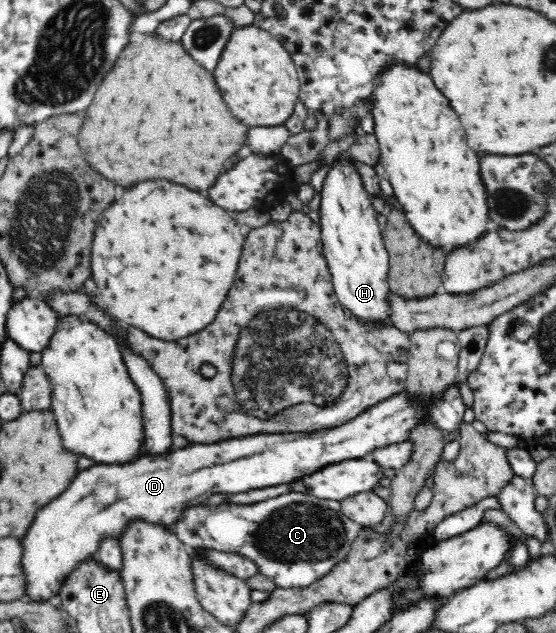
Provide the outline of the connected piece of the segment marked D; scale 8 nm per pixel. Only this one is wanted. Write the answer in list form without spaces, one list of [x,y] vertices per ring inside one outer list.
[[[459,384],[445,387],[439,397],[431,403],[420,403],[406,390],[397,393],[369,407],[357,417],[342,423],[339,427],[319,430],[313,433],[255,434],[226,439],[210,444],[190,444],[184,448],[169,451],[164,456],[140,456],[121,464],[97,464],[81,471],[69,489],[52,499],[37,513],[37,517],[23,536],[22,566],[26,575],[26,600],[43,602],[57,596],[61,583],[67,579],[69,571],[83,559],[93,557],[103,537],[119,537],[127,521],[143,519],[145,522],[164,523],[173,528],[183,509],[189,505],[206,503],[213,493],[243,493],[251,489],[292,484],[319,471],[322,467],[352,459],[368,458],[373,450],[389,447],[410,440],[411,432],[421,424],[433,424],[444,432],[460,427],[465,413],[465,402],[459,393]]]

